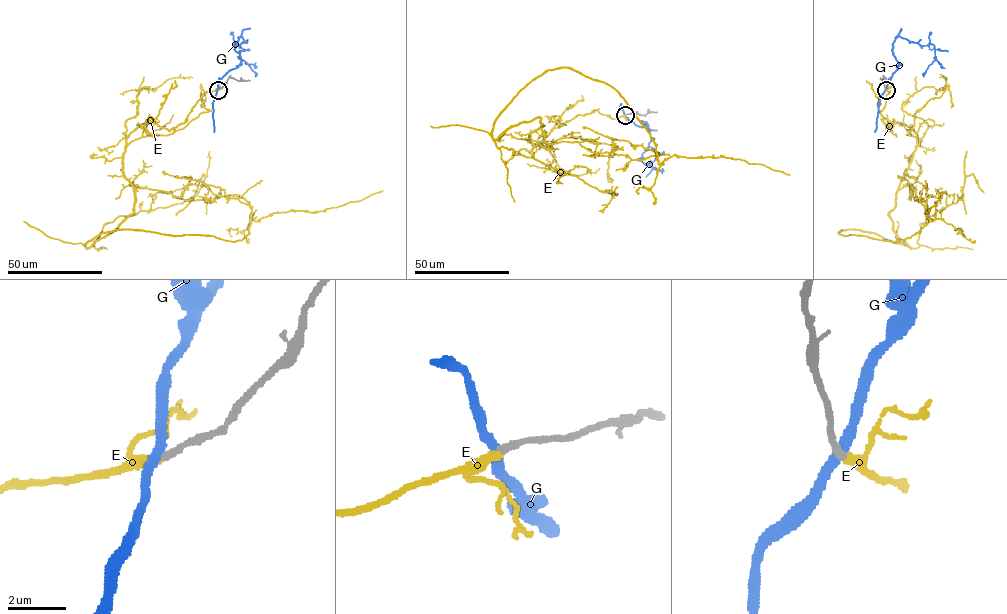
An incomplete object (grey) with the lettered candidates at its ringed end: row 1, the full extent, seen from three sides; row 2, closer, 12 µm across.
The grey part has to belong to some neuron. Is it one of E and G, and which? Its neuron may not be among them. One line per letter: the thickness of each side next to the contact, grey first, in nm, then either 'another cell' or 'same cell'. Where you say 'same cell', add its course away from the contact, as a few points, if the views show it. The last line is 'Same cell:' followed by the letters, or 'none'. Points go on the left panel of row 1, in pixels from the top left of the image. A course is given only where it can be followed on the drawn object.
E: 260/340 nm | same cell | via (218, 90), (168, 130), (131, 132), (134, 212), (86, 247), (125, 229), (241, 240), (250, 220), (382, 191)
G: 260/320 nm | another cell
Same cell: E

